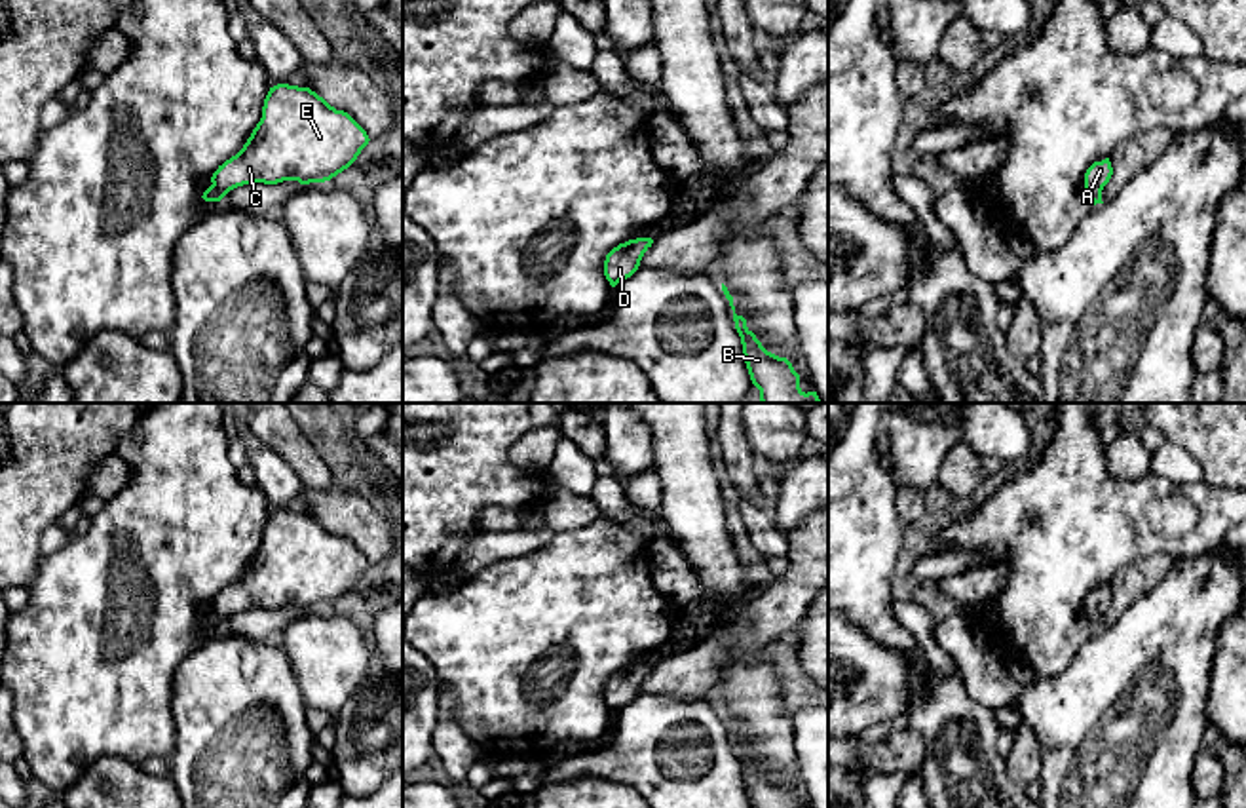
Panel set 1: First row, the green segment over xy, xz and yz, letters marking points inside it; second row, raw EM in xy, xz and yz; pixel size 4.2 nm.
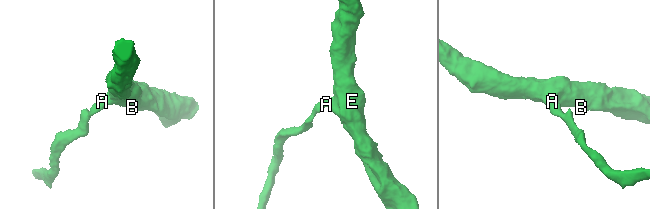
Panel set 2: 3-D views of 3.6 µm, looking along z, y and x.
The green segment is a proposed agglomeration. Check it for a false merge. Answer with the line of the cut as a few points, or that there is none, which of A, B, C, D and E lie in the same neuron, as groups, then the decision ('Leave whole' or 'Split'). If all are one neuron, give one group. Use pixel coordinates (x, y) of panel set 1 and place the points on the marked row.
No split. Groups: A B C D E. Leave whole

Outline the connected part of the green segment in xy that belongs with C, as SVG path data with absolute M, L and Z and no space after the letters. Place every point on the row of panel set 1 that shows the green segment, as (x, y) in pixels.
M270 87L262 118L243 148L226 160L203 192L220 202L243 184L325 183L348 169L368 144L367 131L310 87Z

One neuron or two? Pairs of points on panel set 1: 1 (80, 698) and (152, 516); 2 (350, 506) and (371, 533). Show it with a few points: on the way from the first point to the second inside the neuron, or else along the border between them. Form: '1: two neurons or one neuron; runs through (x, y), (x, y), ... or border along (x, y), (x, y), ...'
1: one neuron; runs through (130, 658), (156, 639), (162, 594), (156, 565)
2: one neuron; runs through (350, 512), (365, 527)

